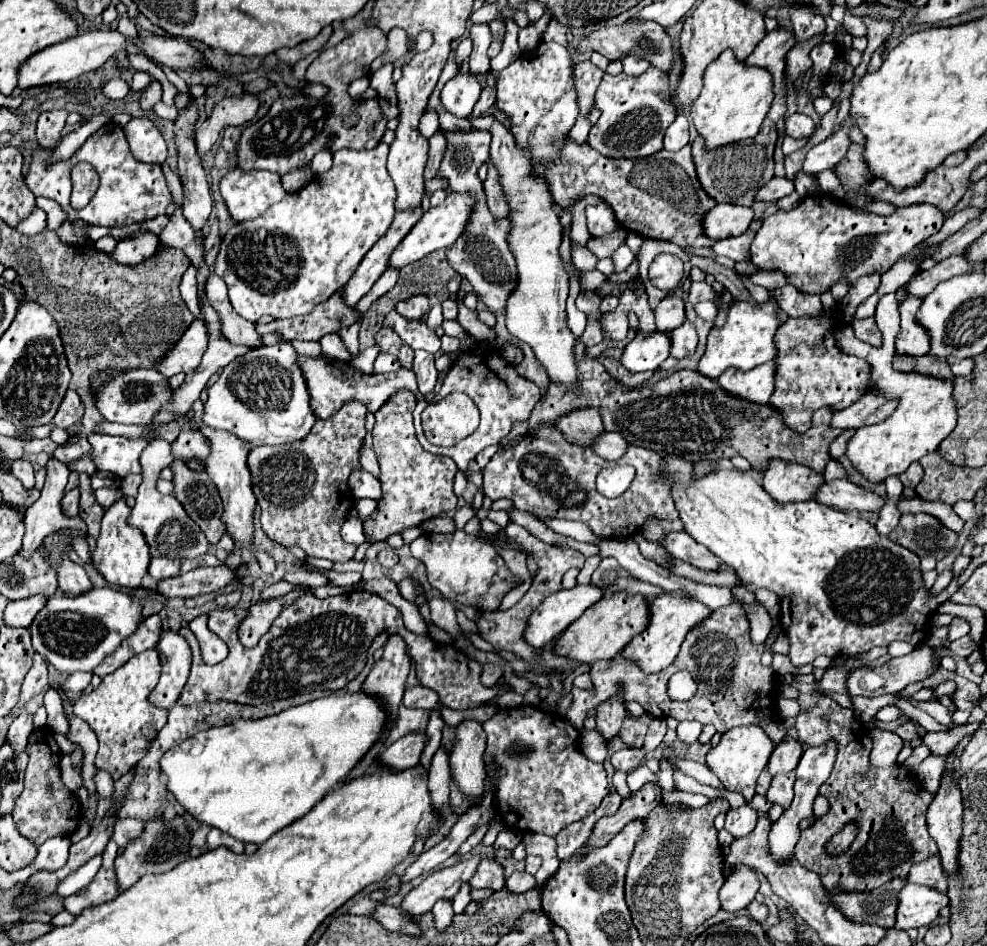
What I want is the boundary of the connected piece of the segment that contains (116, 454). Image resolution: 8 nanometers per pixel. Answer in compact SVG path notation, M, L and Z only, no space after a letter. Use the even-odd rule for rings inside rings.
M91 435L89 443L93 447L93 463L99 471L109 471L119 479L131 473L139 473L139 455L147 443L145 439Z

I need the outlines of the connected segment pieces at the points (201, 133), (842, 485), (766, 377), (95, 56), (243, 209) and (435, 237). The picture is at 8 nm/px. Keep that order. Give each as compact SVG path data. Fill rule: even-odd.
M241 93L219 101L211 111L211 115L203 121L203 125L195 133L199 155L207 153L215 145L219 133L225 127L233 125L233 121L235 121L235 127L245 125L257 115L257 109L259 109L259 97L255 93Z
M833 479L819 485L813 501L829 505L837 511L879 511L885 505L885 499L879 499L875 493L861 489L859 485L849 483L847 479Z
M769 361L767 365L759 365L759 369L751 369L747 373L735 373L735 369L731 369L731 373L723 373L717 383L731 397L765 405L773 393L775 363Z
M103 29L103 31L89 31L81 33L77 37L71 37L63 43L55 43L47 49L41 49L39 53L33 53L19 65L19 75L17 75L17 87L19 89L29 89L29 87L41 87L41 85L53 85L53 83L67 83L83 73L95 71L101 67L111 55L127 47L127 39L119 31Z
M235 167L219 181L221 197L235 223L255 219L285 197L277 173L243 171Z
M449 193L447 199L437 205L431 207L427 213L423 213L423 217L415 223L415 227L405 235L405 239L397 245L397 249L391 253L387 267L389 269L403 269L409 263L415 263L419 259L423 259L425 255L437 251L437 249L445 249L447 245L455 243L455 237L459 237L459 233L463 233L465 225L467 225L467 217L471 213L471 205L473 205L475 197L469 195L461 195L461 193Z

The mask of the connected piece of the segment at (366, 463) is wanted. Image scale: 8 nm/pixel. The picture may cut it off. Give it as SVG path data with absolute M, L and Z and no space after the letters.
M363 447L363 449L361 449L361 465L363 465L363 469L369 471L375 479L379 479L379 461L377 461L373 449L369 449L369 447Z

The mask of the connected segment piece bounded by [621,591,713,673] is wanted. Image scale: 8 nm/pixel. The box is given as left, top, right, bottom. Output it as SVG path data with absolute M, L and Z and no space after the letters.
M683 591L663 593L661 597L657 597L655 601L651 601L647 627L625 645L625 649L621 651L621 657L627 659L627 661L631 661L631 663L635 663L645 673L659 673L661 669L669 667L675 661L675 657L679 653L679 647L681 647L687 631L691 627L699 625L701 621L705 621L705 617L709 613L713 613L709 607L705 607L703 603L699 603L693 597L685 595Z

